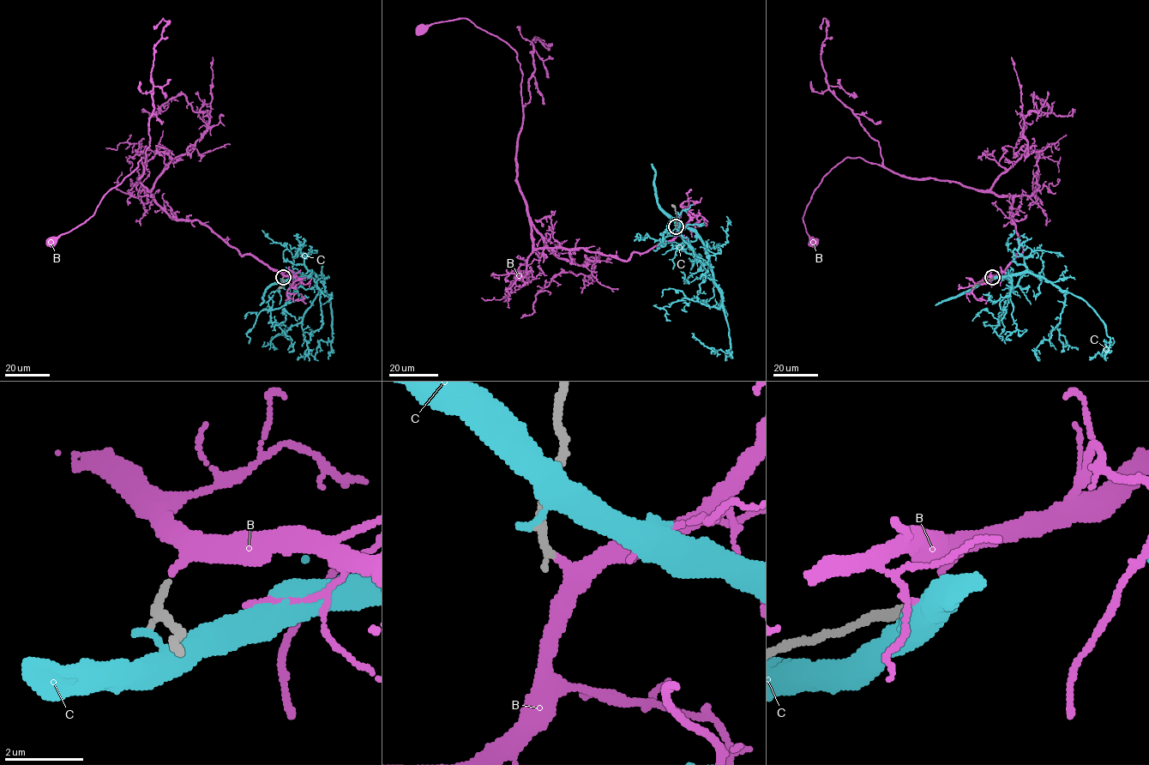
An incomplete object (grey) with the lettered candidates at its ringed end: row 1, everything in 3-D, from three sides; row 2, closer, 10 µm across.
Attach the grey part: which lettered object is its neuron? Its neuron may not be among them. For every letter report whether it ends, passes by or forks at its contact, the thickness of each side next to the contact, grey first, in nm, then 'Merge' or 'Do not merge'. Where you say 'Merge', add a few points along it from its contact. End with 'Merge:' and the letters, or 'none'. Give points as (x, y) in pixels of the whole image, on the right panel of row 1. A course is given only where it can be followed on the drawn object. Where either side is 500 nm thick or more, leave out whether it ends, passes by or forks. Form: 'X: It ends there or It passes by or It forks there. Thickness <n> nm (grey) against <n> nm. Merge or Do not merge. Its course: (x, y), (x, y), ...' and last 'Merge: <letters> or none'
B: It ends there. Thickness 220 nm (grey) against 240 nm. Merge. Its course: (993, 277), (1023, 250), (1011, 197), (907, 177), (860, 158), (846, 157), (812, 195), (803, 221), (812, 241)
C: It ends there. Thickness 170 nm (grey) against 200 nm. Do not merge
Merge: B

